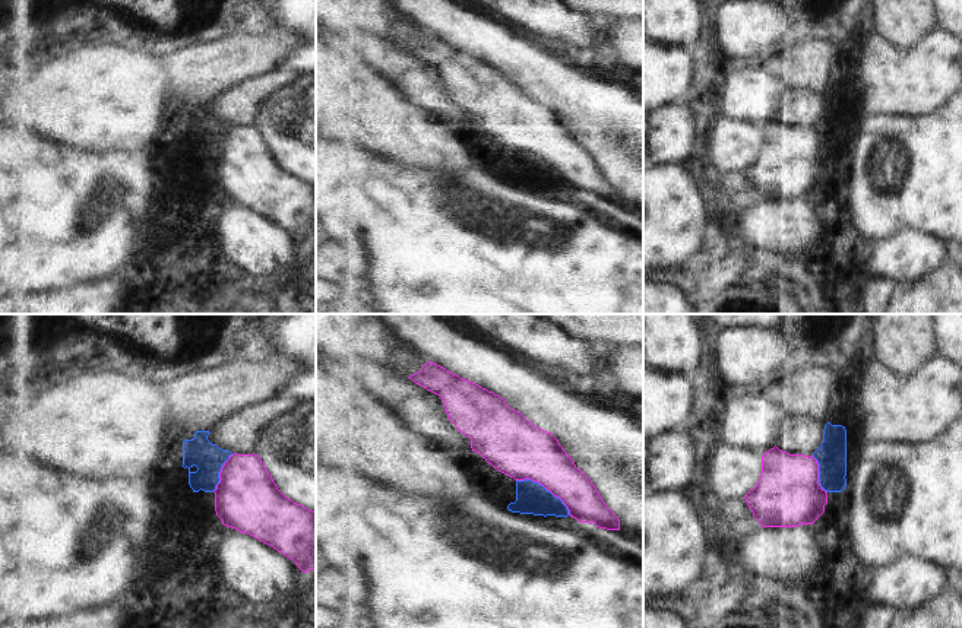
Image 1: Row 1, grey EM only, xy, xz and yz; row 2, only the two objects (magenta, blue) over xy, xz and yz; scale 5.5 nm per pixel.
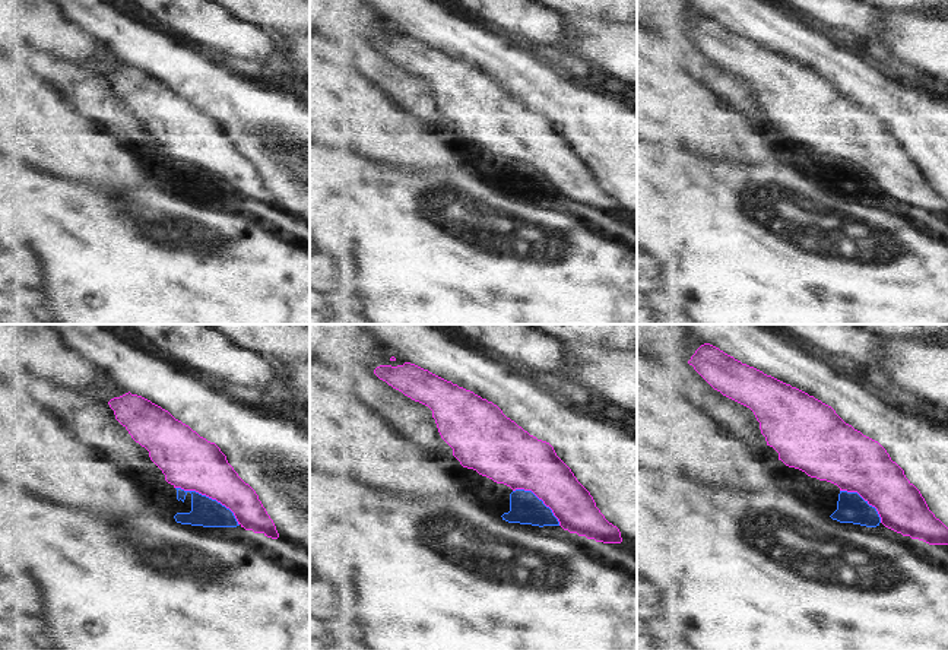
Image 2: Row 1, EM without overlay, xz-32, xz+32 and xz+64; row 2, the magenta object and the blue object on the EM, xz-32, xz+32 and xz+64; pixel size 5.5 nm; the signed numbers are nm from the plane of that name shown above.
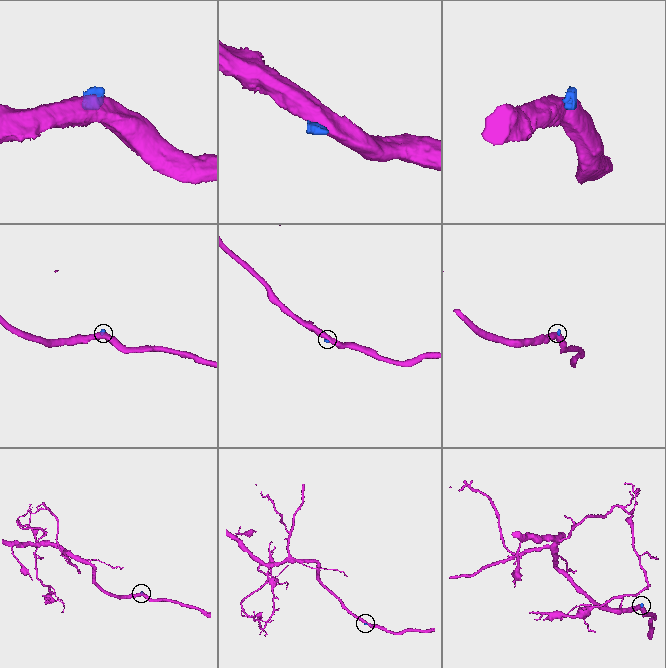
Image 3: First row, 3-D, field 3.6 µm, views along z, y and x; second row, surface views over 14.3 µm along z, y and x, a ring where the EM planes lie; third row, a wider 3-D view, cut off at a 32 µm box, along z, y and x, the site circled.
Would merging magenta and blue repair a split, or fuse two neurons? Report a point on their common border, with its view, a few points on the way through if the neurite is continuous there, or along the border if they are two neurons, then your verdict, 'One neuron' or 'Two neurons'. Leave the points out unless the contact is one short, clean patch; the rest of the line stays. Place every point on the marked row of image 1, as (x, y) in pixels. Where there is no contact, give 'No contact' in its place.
Touches magenta at xz (546, 488). Path across: xz (521, 450), (544, 473), (546, 488), (531, 498). One neuron

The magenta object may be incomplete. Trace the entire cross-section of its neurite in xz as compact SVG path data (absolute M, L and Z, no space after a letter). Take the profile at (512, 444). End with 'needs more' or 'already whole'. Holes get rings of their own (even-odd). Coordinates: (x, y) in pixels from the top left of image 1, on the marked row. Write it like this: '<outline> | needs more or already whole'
M431 361L408 378L440 396L449 421L471 440L472 451L516 480L516 501L507 505L509 511L544 517L570 516L579 523L594 523L599 529L620 530L618 517L602 501L592 480L576 467L558 440L512 409L503 397Z | needs more

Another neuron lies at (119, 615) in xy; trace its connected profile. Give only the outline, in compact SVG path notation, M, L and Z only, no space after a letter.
M123 600L56 619L4 622L0 628L137 628L139 624L139 609L130 600Z

